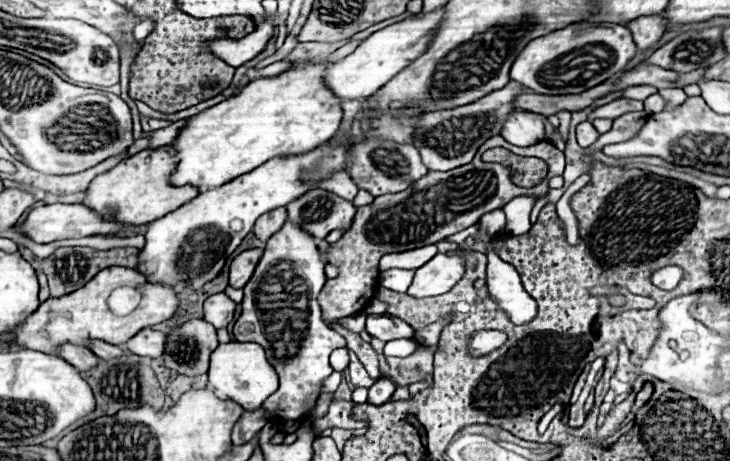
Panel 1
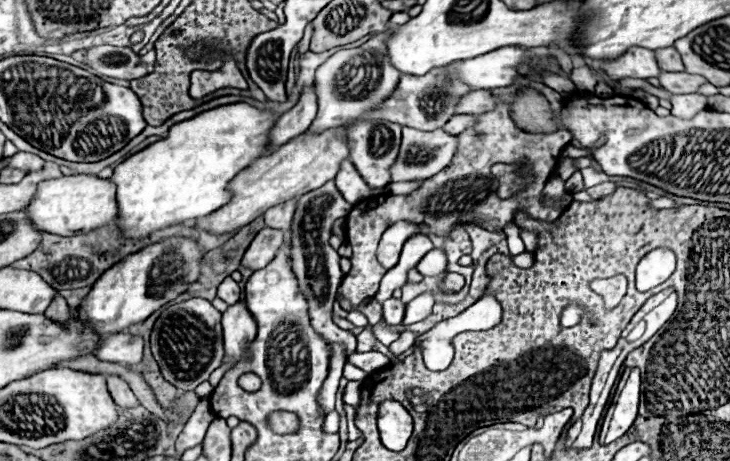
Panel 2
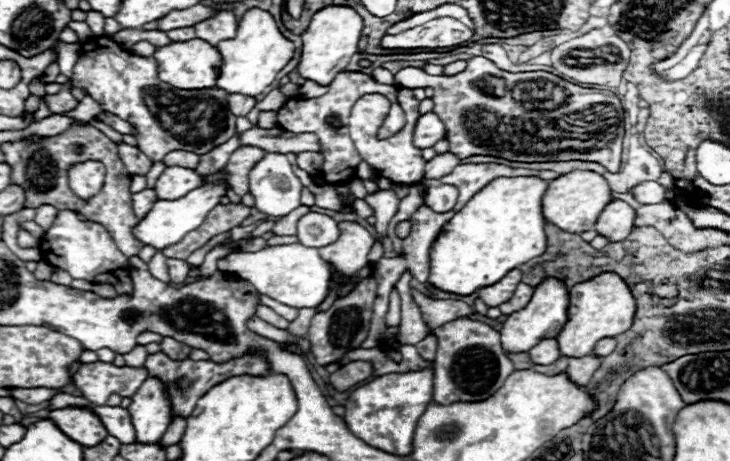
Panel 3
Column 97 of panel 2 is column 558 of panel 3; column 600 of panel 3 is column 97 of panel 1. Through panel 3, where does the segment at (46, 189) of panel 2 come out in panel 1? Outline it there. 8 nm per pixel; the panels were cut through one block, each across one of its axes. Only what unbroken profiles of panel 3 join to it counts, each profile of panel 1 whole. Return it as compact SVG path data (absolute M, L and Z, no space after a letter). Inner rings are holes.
M172 144L160 146L160 148L148 148L142 150L130 158L124 158L116 168L98 174L90 188L86 190L86 200L90 208L96 208L102 216L114 216L116 220L124 224L148 224L158 220L160 216L180 208L188 200L196 198L200 192L196 186L186 184L186 186L174 186L172 184L172 174L178 166L180 158L178 152L174 150Z

